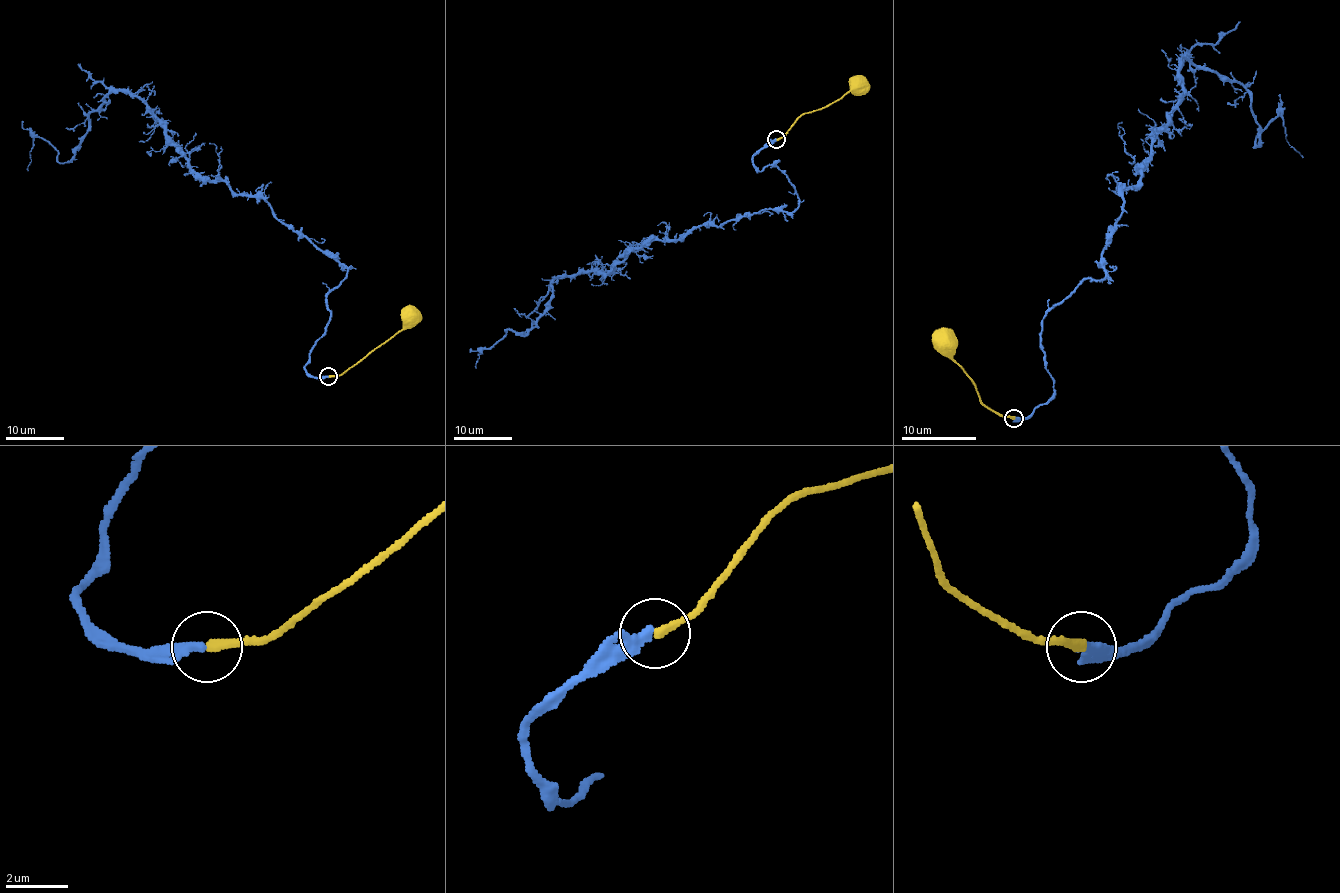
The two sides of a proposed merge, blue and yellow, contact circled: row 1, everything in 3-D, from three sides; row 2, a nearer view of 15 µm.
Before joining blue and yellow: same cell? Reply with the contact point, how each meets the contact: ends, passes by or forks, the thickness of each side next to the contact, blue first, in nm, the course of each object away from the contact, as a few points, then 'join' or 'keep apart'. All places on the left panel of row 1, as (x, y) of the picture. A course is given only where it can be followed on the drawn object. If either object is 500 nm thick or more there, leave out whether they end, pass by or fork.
at (328, 376); blue ends there; yellow ends there; 360 nm thick on the blue side, 280 nm on the other; blue runs (327, 377), (305, 365), (349, 267), (204, 180), (137, 97), (112, 91), (62, 163), (36, 137), (27, 170); yellow runs (329, 377), (341, 375), (387, 342), (408, 318); keep apart

